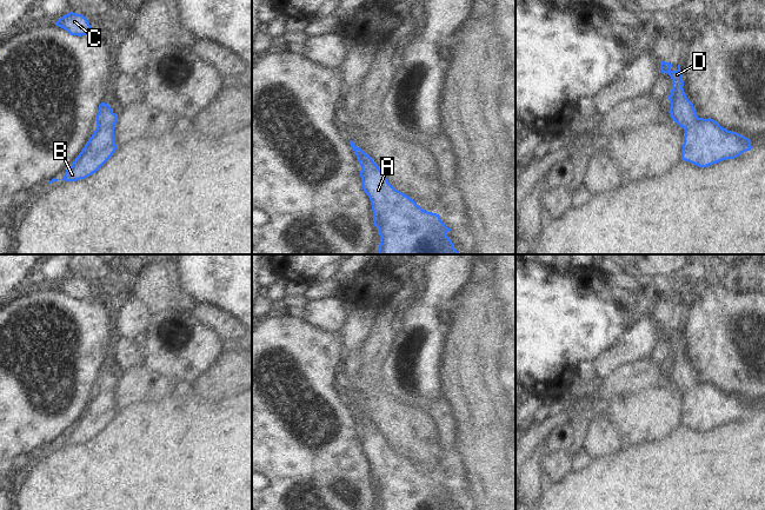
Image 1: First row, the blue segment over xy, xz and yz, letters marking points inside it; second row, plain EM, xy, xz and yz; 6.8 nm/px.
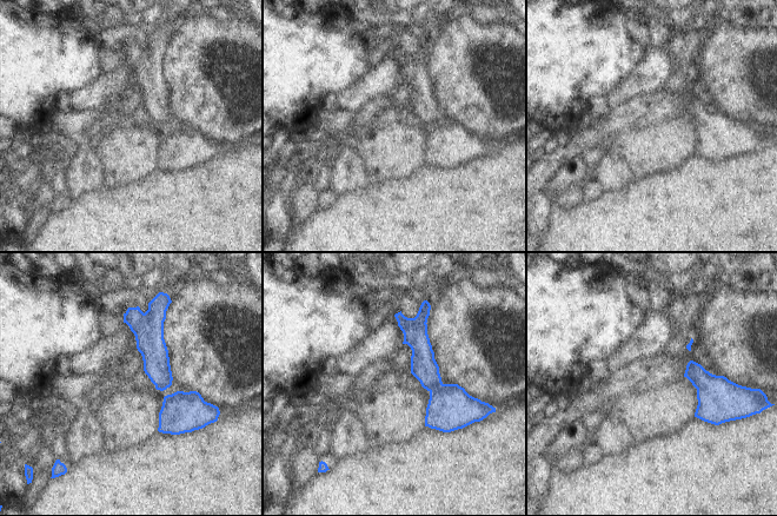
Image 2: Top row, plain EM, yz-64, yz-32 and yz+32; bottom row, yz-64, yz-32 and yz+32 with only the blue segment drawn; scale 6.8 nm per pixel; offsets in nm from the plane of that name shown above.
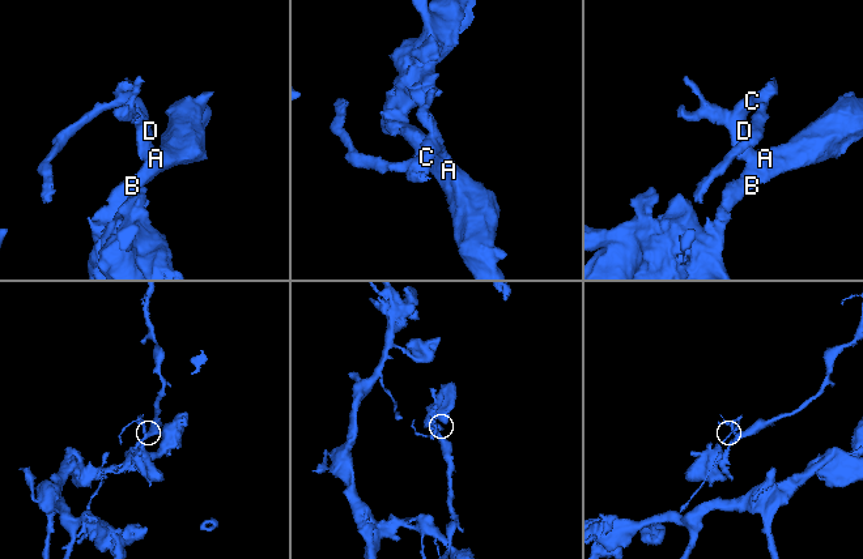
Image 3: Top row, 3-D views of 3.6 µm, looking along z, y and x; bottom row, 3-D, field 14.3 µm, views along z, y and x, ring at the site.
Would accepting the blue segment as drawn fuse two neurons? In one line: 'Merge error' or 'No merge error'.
No merge error

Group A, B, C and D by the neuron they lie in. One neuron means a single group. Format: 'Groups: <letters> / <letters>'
Groups: A B C D

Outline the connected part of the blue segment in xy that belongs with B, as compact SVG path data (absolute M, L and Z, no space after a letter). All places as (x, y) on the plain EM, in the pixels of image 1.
M101 366L97 378L97 392L61 444L76 445L95 437L115 416L114 389L118 378Z

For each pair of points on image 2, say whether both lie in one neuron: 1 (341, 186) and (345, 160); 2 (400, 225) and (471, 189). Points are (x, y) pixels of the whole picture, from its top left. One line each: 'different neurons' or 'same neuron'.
1: same neuron
2: same neuron

